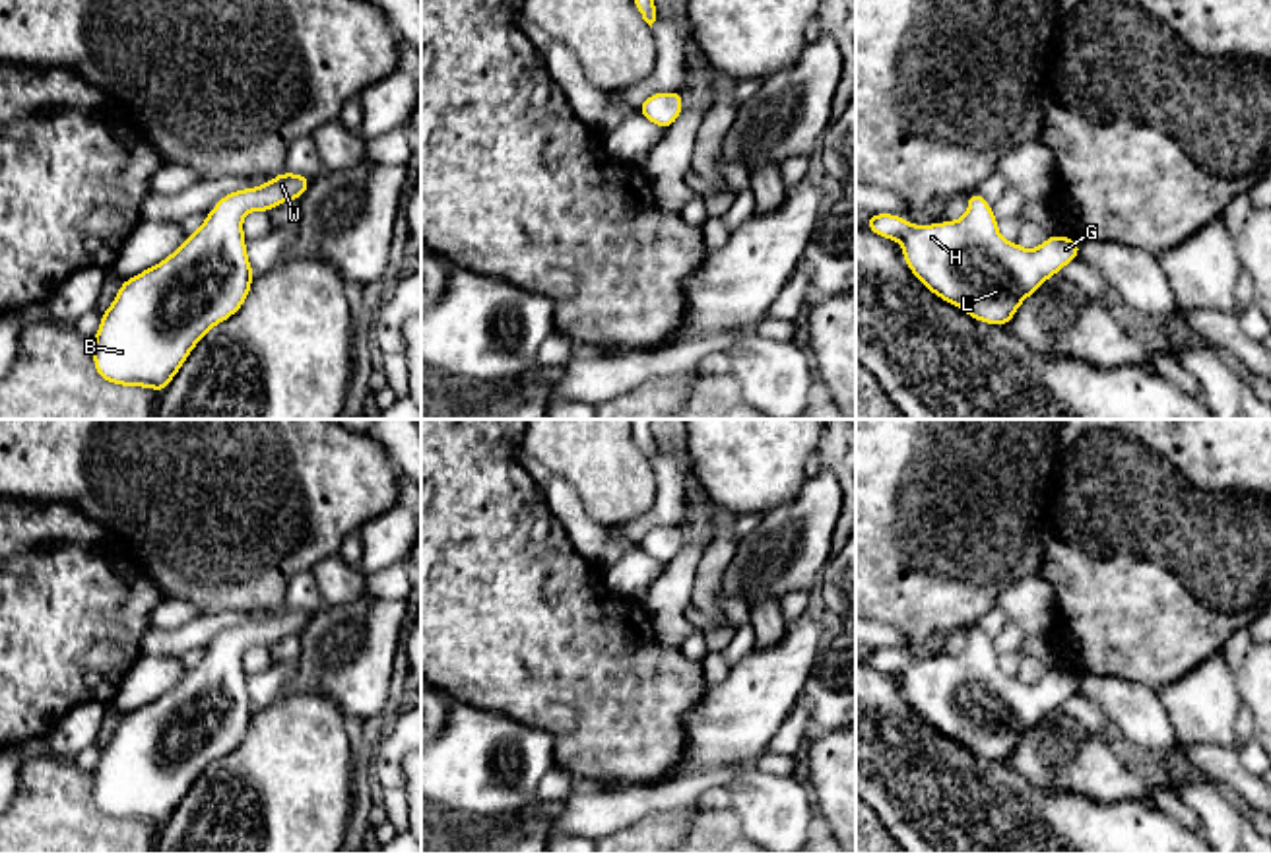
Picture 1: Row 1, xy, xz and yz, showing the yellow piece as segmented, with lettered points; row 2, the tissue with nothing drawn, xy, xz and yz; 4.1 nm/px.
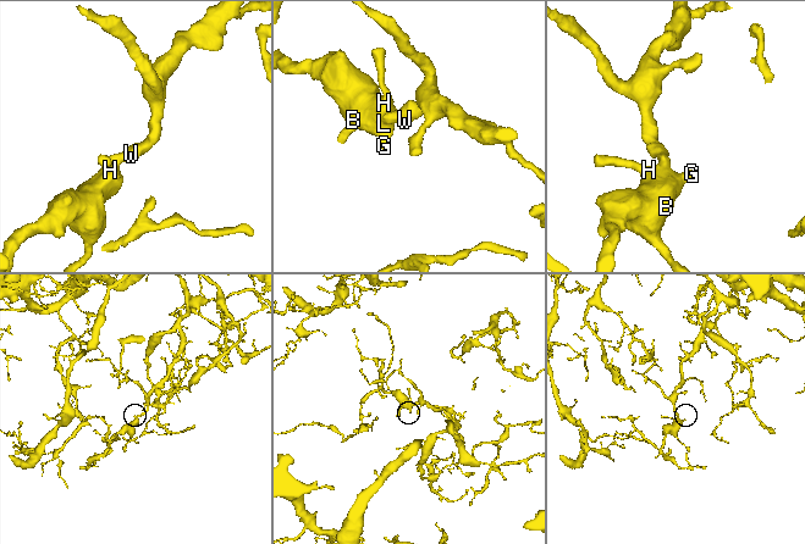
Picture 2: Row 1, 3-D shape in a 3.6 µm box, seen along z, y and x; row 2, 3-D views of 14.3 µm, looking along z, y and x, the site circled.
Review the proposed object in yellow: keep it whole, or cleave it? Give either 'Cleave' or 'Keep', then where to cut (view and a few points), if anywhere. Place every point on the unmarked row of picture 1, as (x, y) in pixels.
Keep. No split

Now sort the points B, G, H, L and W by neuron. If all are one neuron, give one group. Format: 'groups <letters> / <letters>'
groups B G H L W

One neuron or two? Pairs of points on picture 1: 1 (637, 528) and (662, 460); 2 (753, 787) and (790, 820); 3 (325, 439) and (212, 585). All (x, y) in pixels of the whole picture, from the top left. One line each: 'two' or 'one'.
1: one
2: one
3: one

